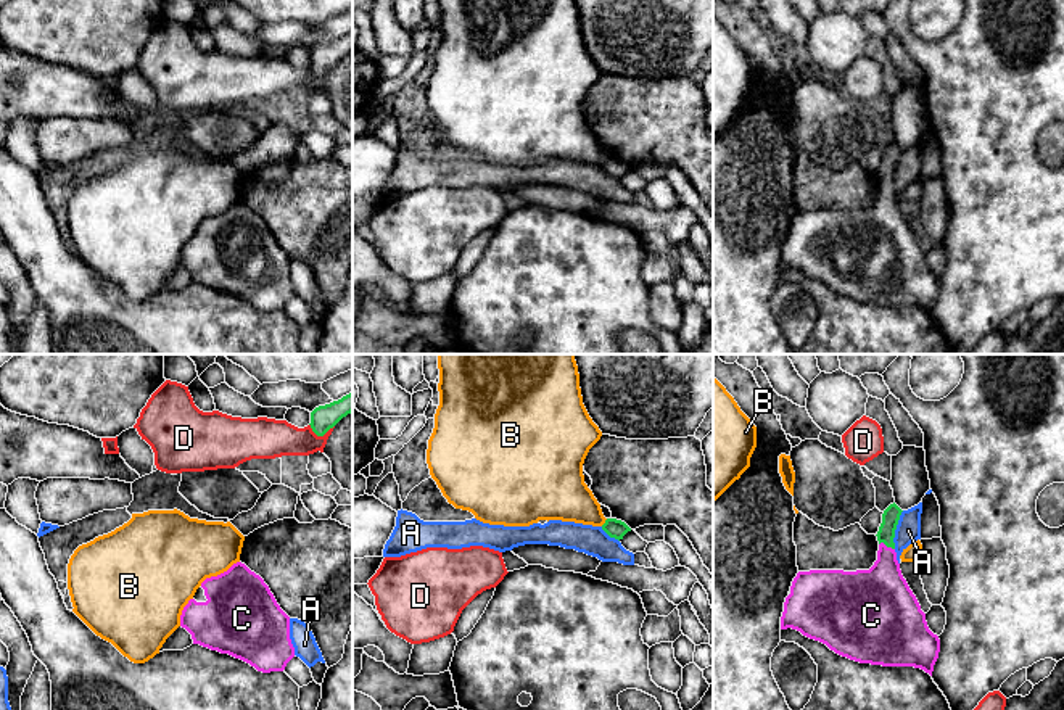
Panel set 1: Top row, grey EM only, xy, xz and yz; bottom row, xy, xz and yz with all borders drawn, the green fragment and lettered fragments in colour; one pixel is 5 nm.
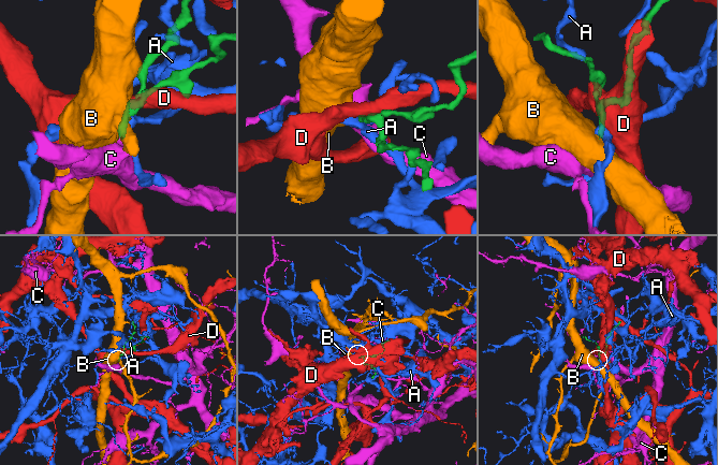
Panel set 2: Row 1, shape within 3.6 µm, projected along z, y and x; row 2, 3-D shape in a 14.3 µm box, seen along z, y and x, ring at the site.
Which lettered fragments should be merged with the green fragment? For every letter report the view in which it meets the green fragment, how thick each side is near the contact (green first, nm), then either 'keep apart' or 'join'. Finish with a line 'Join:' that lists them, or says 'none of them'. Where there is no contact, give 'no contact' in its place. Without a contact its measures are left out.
A: yz | 90/130 nm | keep apart
B: xz | 100/240 nm | keep apart
C: yz | 90/280 nm | join
D: xy | 130/200 nm | keep apart
Join: C

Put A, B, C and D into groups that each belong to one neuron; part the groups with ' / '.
A / B / C / D

